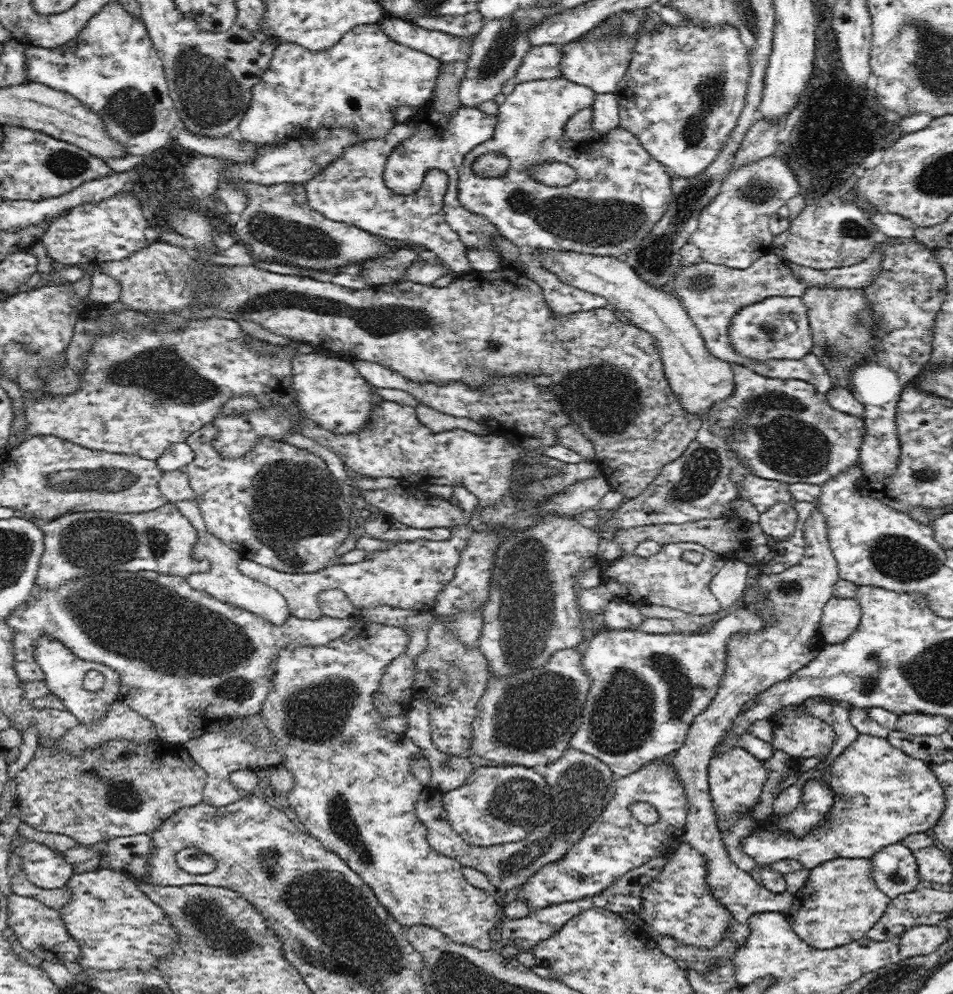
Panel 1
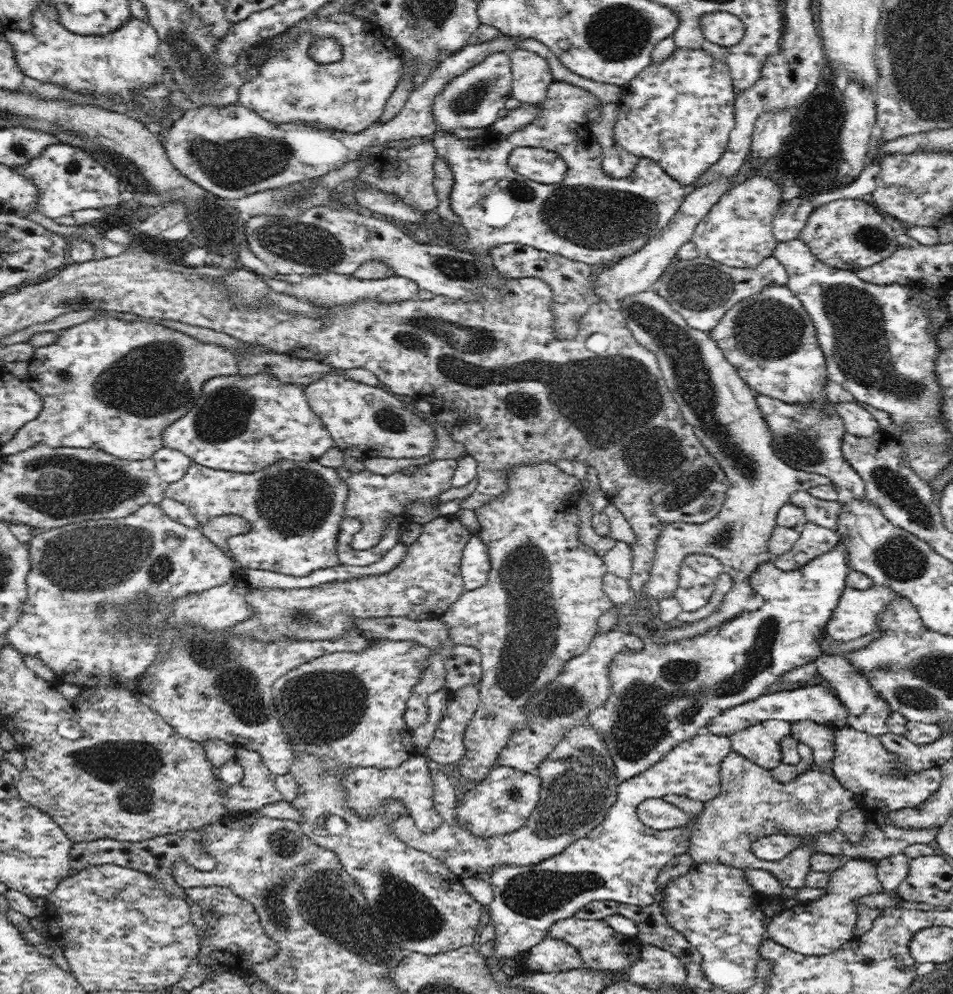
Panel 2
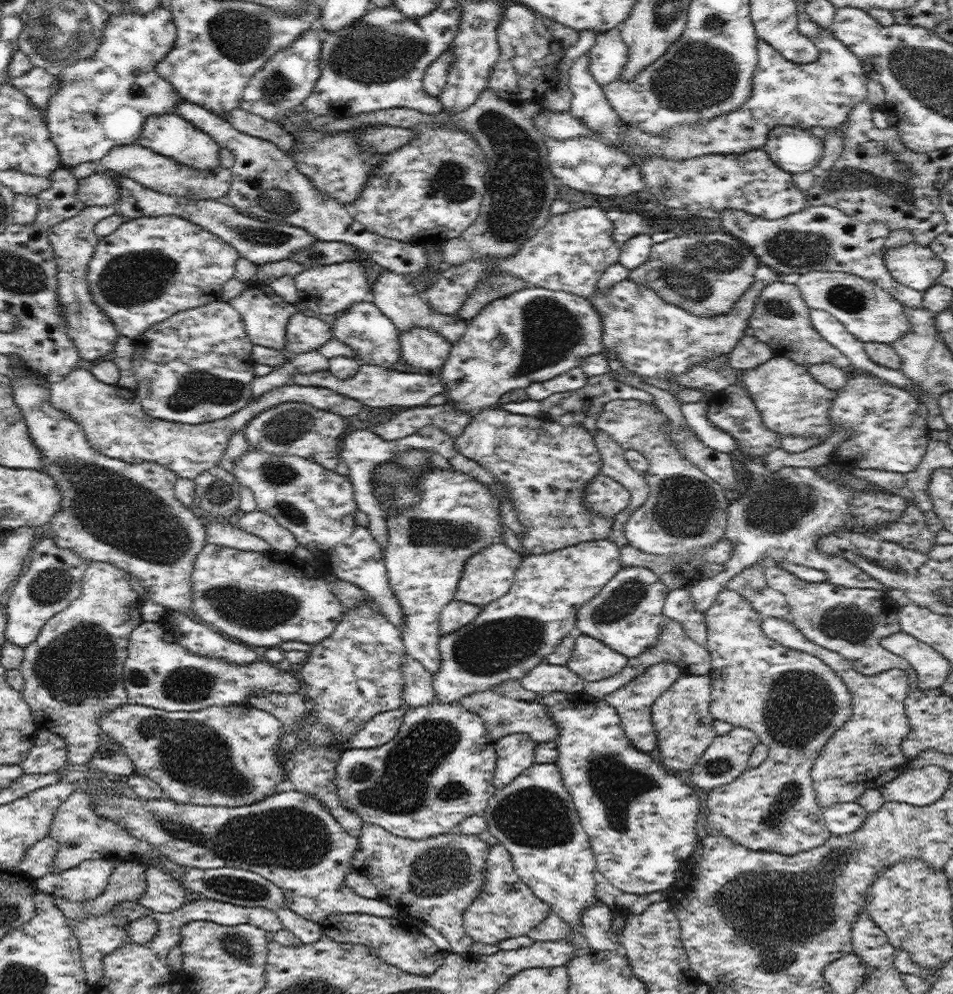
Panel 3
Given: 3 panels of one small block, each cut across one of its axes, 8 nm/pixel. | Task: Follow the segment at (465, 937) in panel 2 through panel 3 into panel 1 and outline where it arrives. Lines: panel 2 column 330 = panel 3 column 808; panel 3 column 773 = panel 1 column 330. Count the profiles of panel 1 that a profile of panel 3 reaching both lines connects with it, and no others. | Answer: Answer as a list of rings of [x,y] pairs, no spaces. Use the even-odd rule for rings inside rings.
[[[354,616],[355,621],[351,624],[348,632],[340,638],[331,640],[323,645],[296,645],[296,648],[284,648],[280,652],[277,660],[274,662],[274,677],[272,690],[261,704],[261,714],[264,718],[266,727],[270,729],[270,735],[282,753],[282,763],[290,769],[294,775],[294,786],[291,792],[282,797],[282,800],[294,809],[299,820],[308,829],[308,832],[317,838],[327,851],[335,852],[342,860],[346,860],[348,867],[357,872],[362,880],[369,884],[382,906],[401,924],[401,926],[414,926],[415,924],[424,924],[438,929],[442,934],[450,937],[456,943],[467,944],[480,950],[490,950],[490,930],[496,924],[496,913],[498,912],[498,895],[491,895],[486,890],[474,888],[474,885],[468,883],[462,874],[463,866],[456,859],[447,857],[434,850],[427,839],[427,828],[418,820],[415,813],[415,804],[421,796],[424,787],[428,786],[431,777],[431,764],[424,756],[422,749],[416,746],[411,739],[405,736],[405,733],[391,733],[379,728],[379,722],[386,716],[382,716],[375,708],[376,700],[373,694],[378,690],[384,674],[386,665],[398,656],[406,652],[408,633],[398,626],[378,624]]]

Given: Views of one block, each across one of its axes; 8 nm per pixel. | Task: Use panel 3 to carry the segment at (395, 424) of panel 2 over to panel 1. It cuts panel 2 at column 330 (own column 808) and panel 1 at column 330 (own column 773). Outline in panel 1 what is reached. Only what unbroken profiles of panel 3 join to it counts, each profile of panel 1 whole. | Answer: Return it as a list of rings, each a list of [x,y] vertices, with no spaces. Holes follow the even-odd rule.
[[[319,351],[308,354],[298,352],[293,356],[290,366],[293,374],[292,387],[294,387],[294,393],[296,393],[296,400],[312,421],[339,435],[353,433],[365,427],[365,424],[370,420],[372,407],[379,402],[379,399],[373,392],[374,386],[368,384],[358,374],[350,360],[328,357]]]

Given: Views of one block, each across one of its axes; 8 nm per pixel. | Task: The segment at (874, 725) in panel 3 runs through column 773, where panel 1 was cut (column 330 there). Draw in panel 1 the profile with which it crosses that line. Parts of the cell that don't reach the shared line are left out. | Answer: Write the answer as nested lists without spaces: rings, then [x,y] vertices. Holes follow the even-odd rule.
[[[108,571],[112,574],[96,574],[96,576],[86,576],[86,578],[78,578],[78,580],[72,580],[68,584],[62,584],[60,588],[54,590],[43,590],[42,588],[35,588],[30,600],[22,603],[19,607],[16,607],[7,617],[5,621],[7,625],[13,629],[12,644],[14,645],[14,663],[13,667],[16,671],[17,677],[22,683],[28,682],[40,682],[45,680],[44,671],[42,667],[38,665],[35,660],[35,647],[38,638],[42,634],[50,634],[56,641],[61,642],[70,649],[72,653],[81,660],[94,663],[105,664],[108,668],[116,671],[119,674],[119,695],[117,699],[122,701],[126,706],[133,708],[140,716],[145,716],[156,729],[159,738],[166,742],[172,743],[185,743],[193,738],[198,738],[207,732],[214,732],[223,729],[226,725],[234,723],[232,731],[238,733],[238,735],[252,741],[255,738],[255,732],[251,728],[239,728],[235,724],[244,717],[251,717],[256,713],[261,712],[261,704],[267,697],[267,694],[272,690],[273,679],[269,678],[272,675],[270,668],[273,667],[274,662],[280,656],[280,652],[284,648],[296,648],[296,645],[323,645],[329,643],[331,640],[340,638],[342,635],[348,632],[351,624],[355,621],[354,616],[349,618],[334,618],[328,615],[322,615],[316,620],[299,619],[295,616],[289,616],[288,620],[282,624],[282,626],[274,626],[268,619],[258,616],[249,610],[232,606],[228,603],[220,601],[215,596],[210,595],[208,592],[195,590],[188,582],[187,578],[182,576],[172,576],[167,574],[160,574],[154,571]]]

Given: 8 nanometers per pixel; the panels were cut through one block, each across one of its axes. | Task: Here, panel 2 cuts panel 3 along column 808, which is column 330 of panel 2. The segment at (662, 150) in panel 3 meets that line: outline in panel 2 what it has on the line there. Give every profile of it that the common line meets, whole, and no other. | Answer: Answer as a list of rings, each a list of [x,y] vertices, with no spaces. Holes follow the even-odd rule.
[[[338,12],[332,16],[317,18],[317,15],[306,16],[300,22],[292,24],[280,34],[283,46],[277,54],[258,66],[258,75],[250,82],[244,83],[239,90],[239,104],[256,112],[264,120],[276,124],[292,123],[296,121],[322,122],[324,126],[333,130],[358,134],[366,130],[370,124],[377,122],[389,96],[395,86],[403,78],[403,52],[395,42],[383,35],[378,23],[364,21],[355,17],[352,12]],[[310,39],[334,39],[342,46],[342,59],[332,64],[319,64],[310,57]]]

